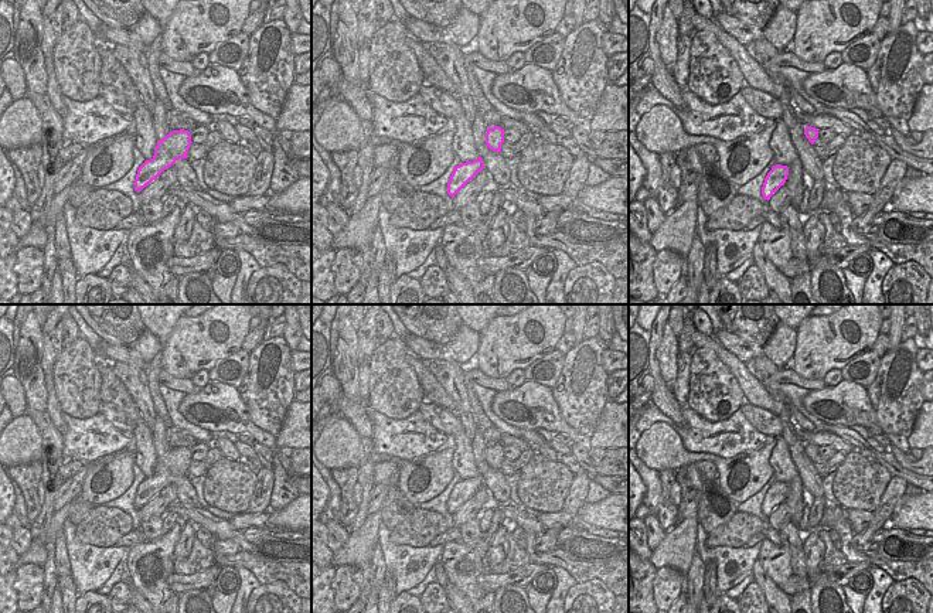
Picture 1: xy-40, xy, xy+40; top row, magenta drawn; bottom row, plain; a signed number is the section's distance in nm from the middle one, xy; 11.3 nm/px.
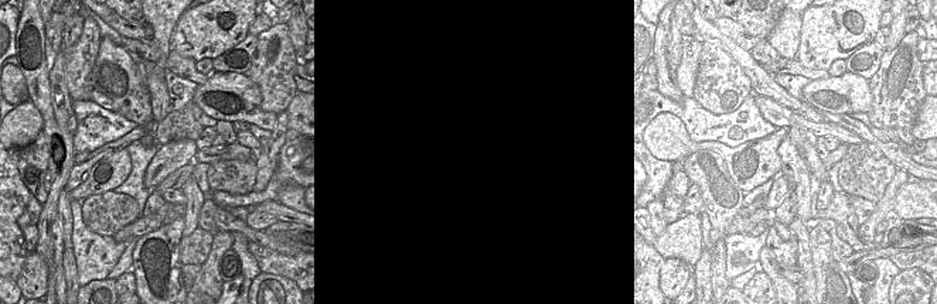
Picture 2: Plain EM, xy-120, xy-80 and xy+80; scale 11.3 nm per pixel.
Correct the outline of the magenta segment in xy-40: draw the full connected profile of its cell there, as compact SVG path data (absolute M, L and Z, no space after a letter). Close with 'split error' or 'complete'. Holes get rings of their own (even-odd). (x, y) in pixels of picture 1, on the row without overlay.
M184 446L173 447L161 457L157 457L154 473L146 477L137 487L134 507L140 510L177 477L187 476L191 460L191 452Z; complete

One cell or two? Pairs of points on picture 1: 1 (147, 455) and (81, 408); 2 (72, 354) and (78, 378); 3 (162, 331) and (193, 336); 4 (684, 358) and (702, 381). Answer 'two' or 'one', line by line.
1: two
2: one
3: two
4: two

